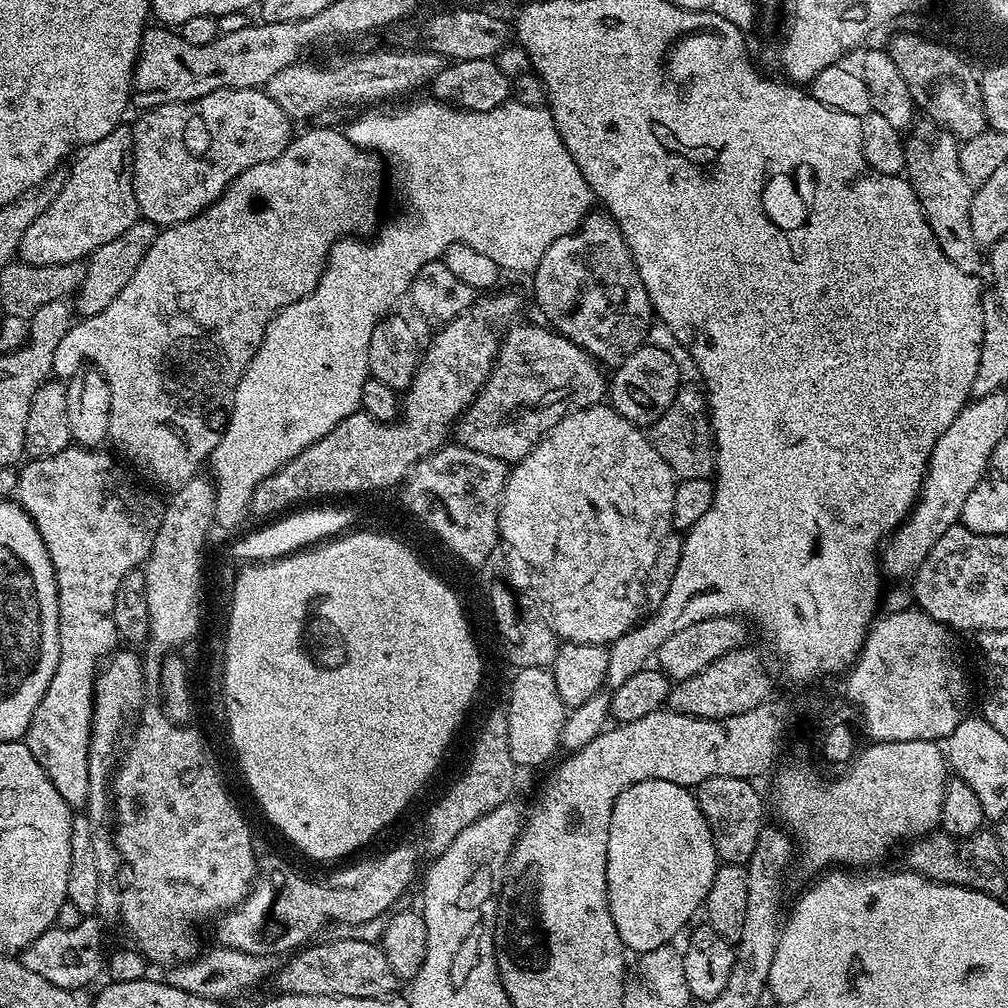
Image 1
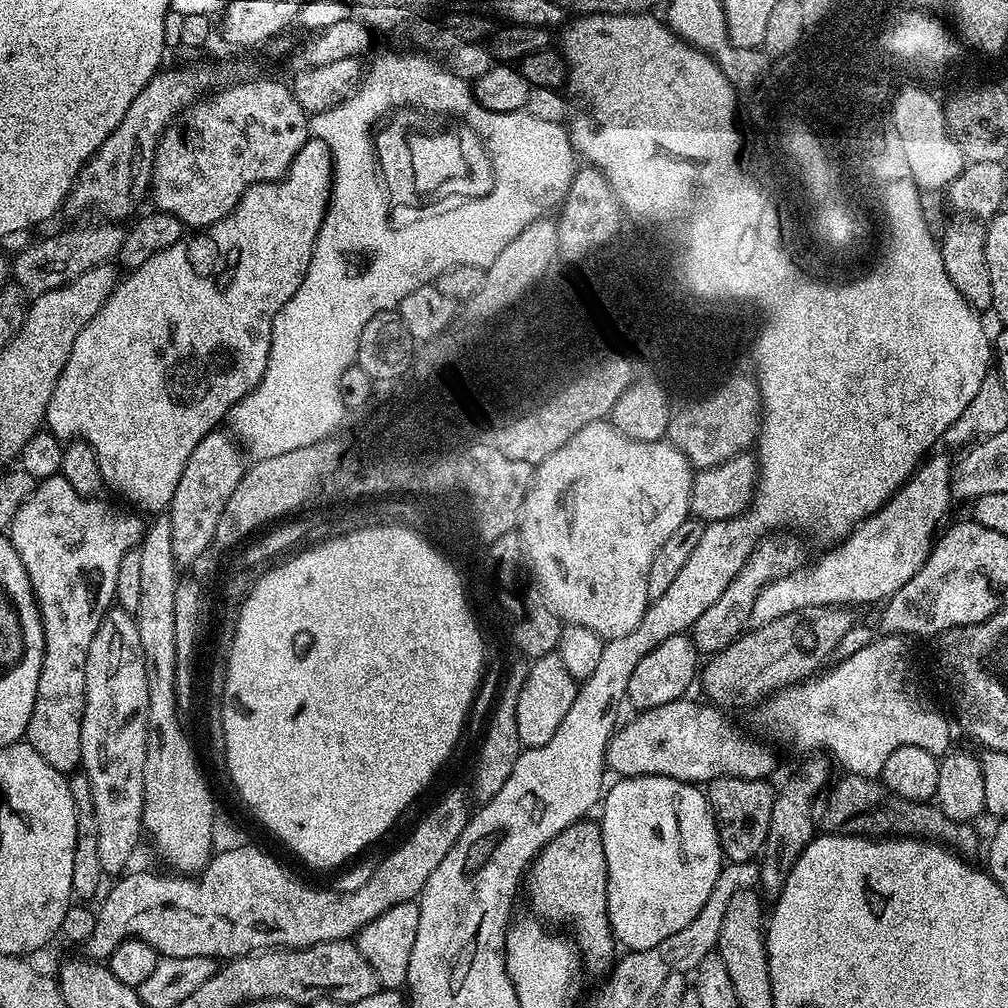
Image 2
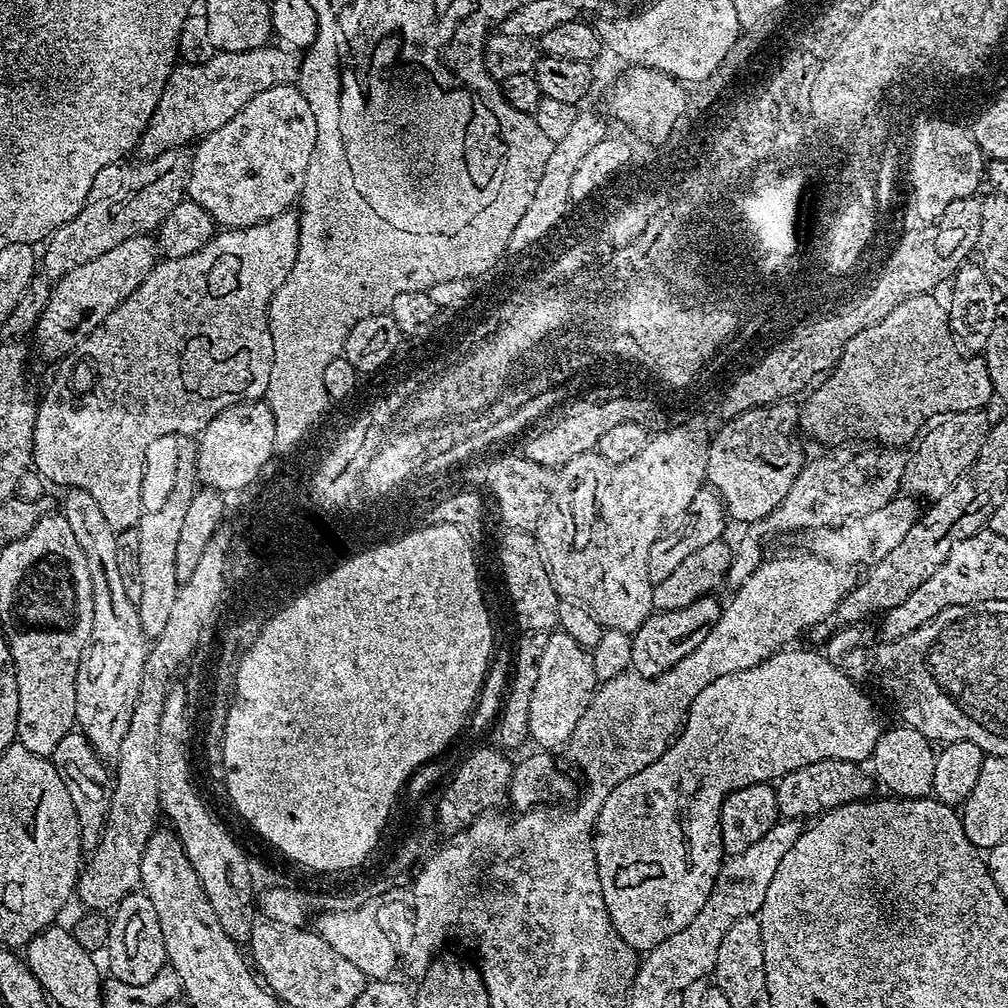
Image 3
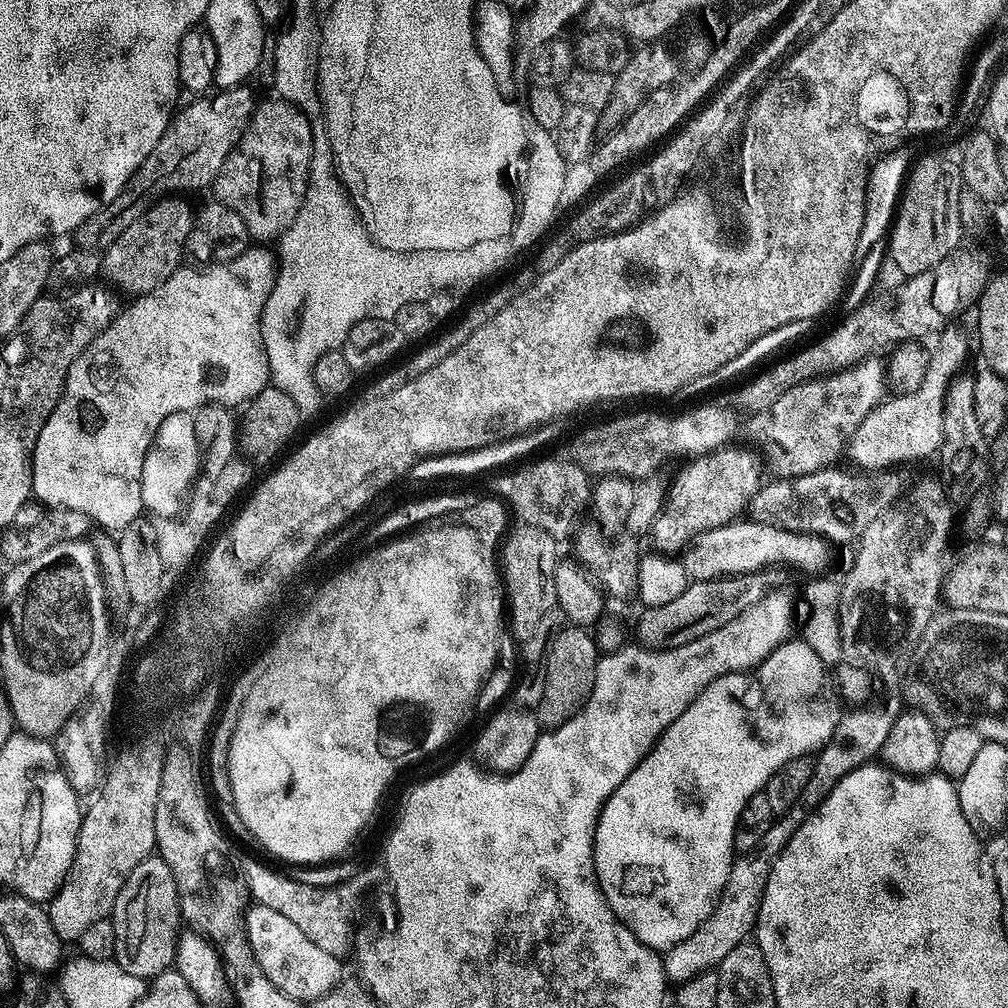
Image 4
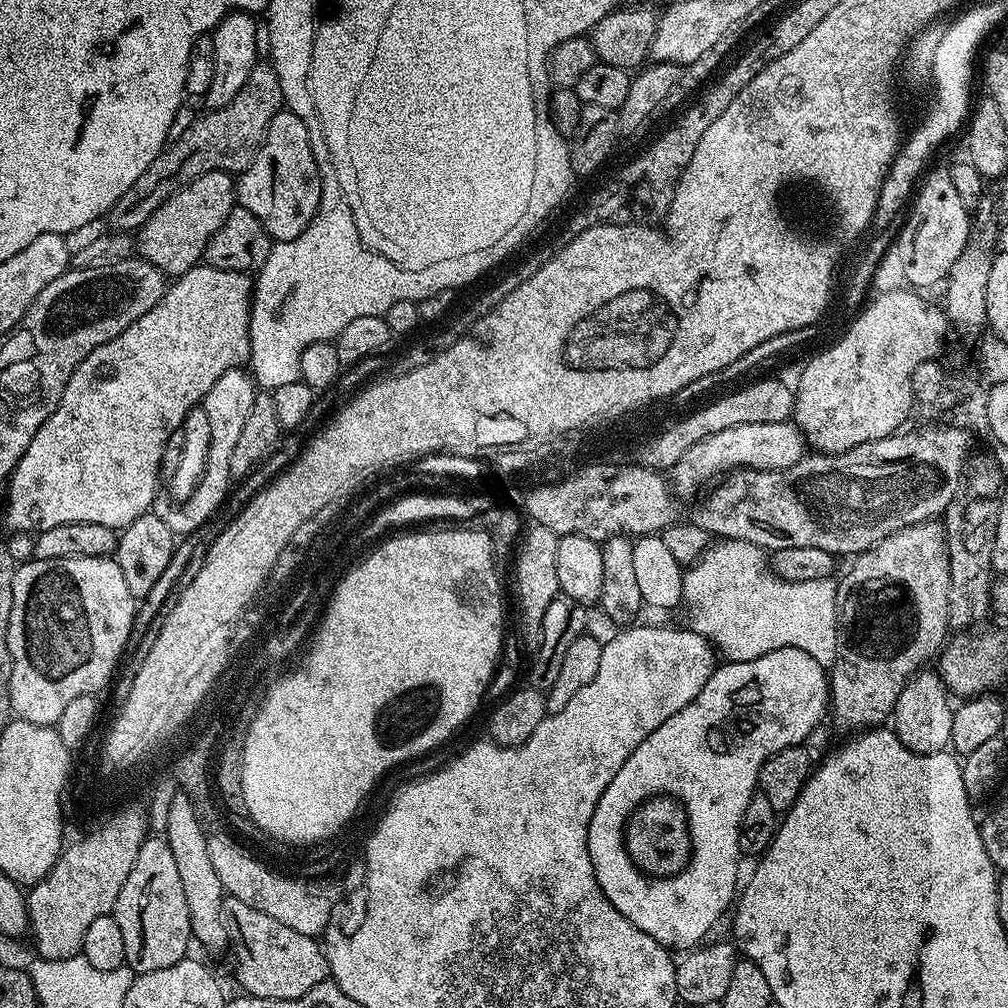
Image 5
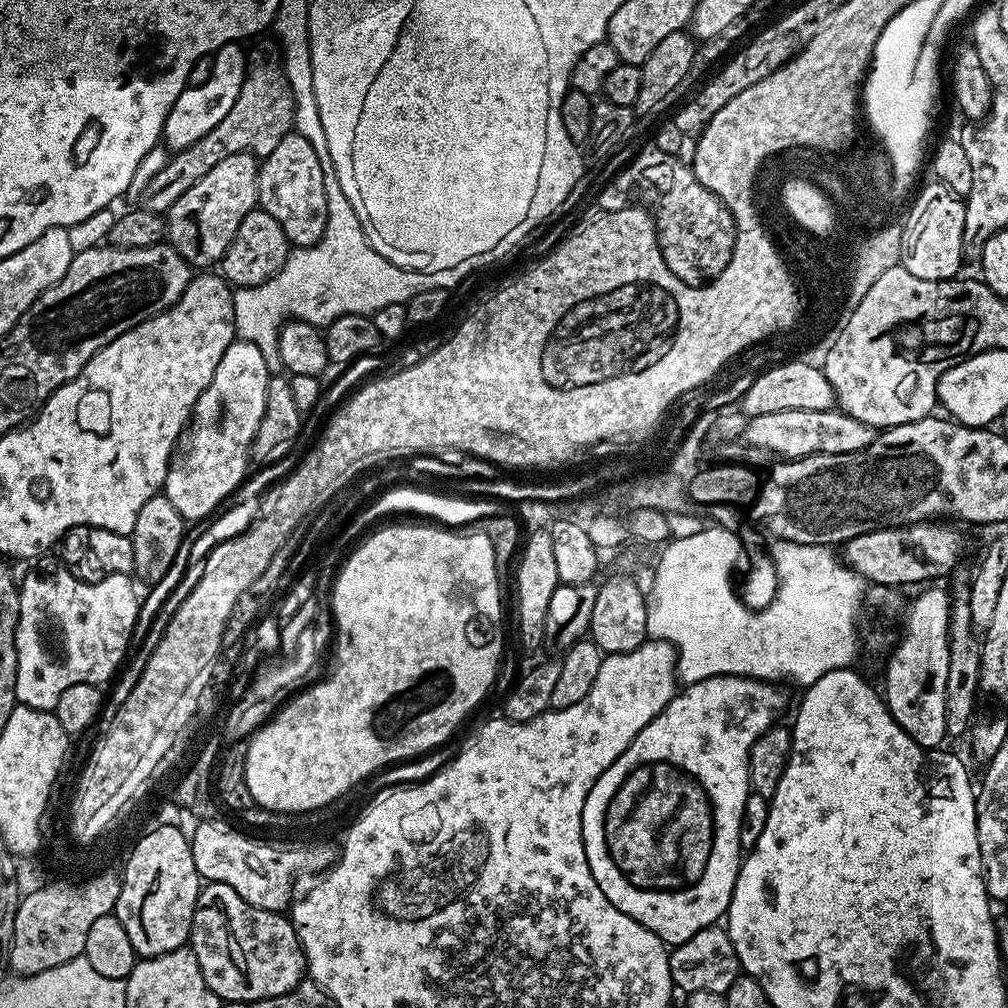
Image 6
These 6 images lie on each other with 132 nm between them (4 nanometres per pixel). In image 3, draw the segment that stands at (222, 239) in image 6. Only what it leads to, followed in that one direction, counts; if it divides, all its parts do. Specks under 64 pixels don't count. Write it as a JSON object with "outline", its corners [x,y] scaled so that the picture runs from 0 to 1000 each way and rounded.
{"outline":[[[150,233],[134,234],[121,240],[121,244],[113,244],[113,248],[105,248],[105,252],[92,256],[89,260],[81,260],[81,264],[73,264],[73,268],[69,268],[69,272],[59,275],[52,282],[52,291],[46,300],[46,308],[42,308],[42,315],[38,315],[36,320],[34,338],[36,337],[37,351],[42,356],[53,357],[53,359],[59,359],[63,354],[70,353],[73,346],[93,326],[103,321],[105,315],[109,312],[113,312],[113,308],[117,308],[117,304],[121,304],[121,300],[125,300],[125,296],[129,296],[129,292],[133,292],[133,288],[137,288],[137,284],[141,284],[145,272],[149,272],[149,268],[156,260],[157,247],[154,237]]]}

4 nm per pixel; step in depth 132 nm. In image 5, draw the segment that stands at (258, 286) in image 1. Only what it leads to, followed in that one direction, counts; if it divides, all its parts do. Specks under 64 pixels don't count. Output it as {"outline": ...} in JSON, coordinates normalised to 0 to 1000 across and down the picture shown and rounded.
{"outline":[[[195,264],[180,274],[174,275],[164,285],[163,295],[160,296],[153,305],[145,308],[137,319],[133,319],[120,333],[97,343],[87,354],[81,358],[73,367],[65,387],[62,391],[62,399],[42,419],[38,431],[34,431],[34,438],[26,442],[26,450],[18,458],[18,462],[12,468],[12,474],[8,477],[8,487],[6,495],[8,501],[4,504],[4,516],[9,520],[11,527],[29,528],[32,530],[50,526],[50,522],[62,522],[65,518],[97,518],[97,522],[109,522],[116,526],[122,526],[133,514],[142,512],[144,508],[152,503],[157,491],[155,479],[159,472],[155,467],[159,464],[159,459],[163,456],[163,443],[167,440],[167,436],[180,424],[183,416],[190,405],[195,404],[201,398],[202,392],[224,371],[224,367],[236,365],[247,360],[248,351],[248,312],[250,311],[250,288],[252,278],[247,271],[229,270],[219,266],[207,266],[205,264]]]}

